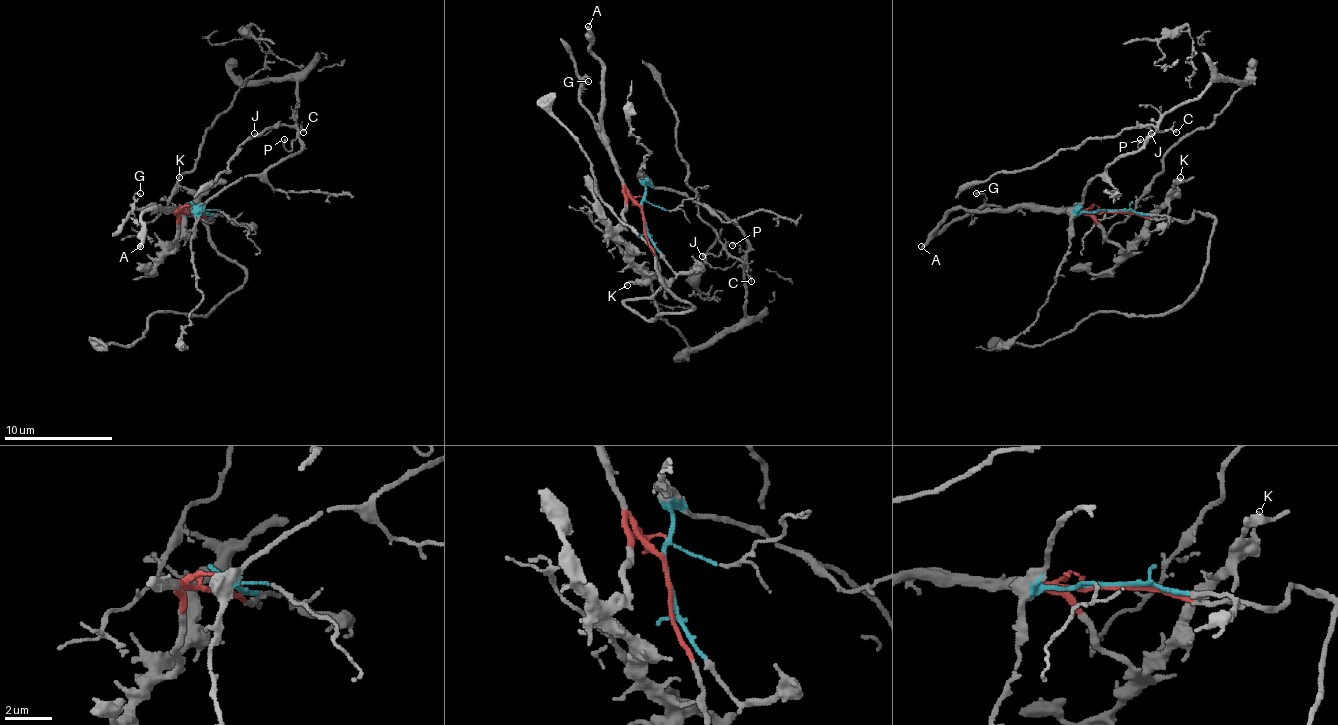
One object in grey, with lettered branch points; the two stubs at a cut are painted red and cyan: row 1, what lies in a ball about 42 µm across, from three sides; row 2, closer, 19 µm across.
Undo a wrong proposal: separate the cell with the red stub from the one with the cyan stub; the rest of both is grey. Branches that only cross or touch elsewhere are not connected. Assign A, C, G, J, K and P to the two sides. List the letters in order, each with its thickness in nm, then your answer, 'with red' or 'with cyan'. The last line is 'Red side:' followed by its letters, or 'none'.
A: 240 nm thick; with red
C: 140 nm thick; with cyan
G: 140 nm thick; with red
J: 160 nm thick; with cyan
K: 130 nm thick; with red
P: 120 nm thick; with cyan
Red side: A, G, K

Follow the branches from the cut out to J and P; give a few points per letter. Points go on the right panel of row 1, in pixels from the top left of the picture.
J: (1114, 212), (1081, 209), (1081, 195), (1106, 168), (1157, 130), (1152, 124), (1147, 127), (1152, 133)
P: (1114, 212), (1081, 209), (1081, 195), (1098, 176), (1147, 141), (1138, 149), (1141, 138)

